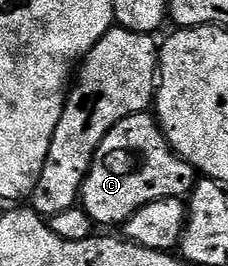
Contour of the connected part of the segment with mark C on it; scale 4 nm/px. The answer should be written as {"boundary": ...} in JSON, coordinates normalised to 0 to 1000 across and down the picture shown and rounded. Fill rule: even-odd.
{"boundary":[[[667,425],[579,429],[434,541],[355,695],[351,771],[430,853],[544,842],[610,782],[719,744],[807,748],[873,680],[846,620],[741,553],[741,530]]]}

